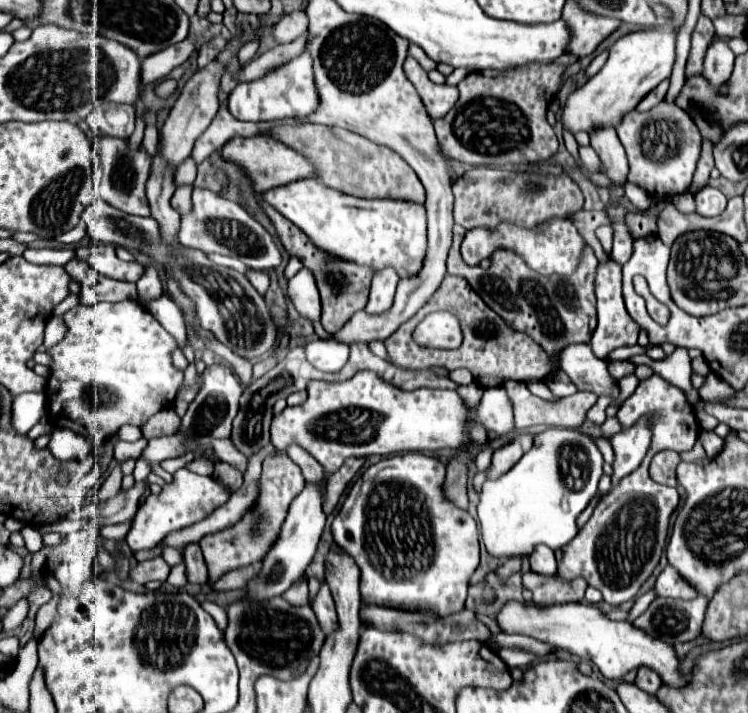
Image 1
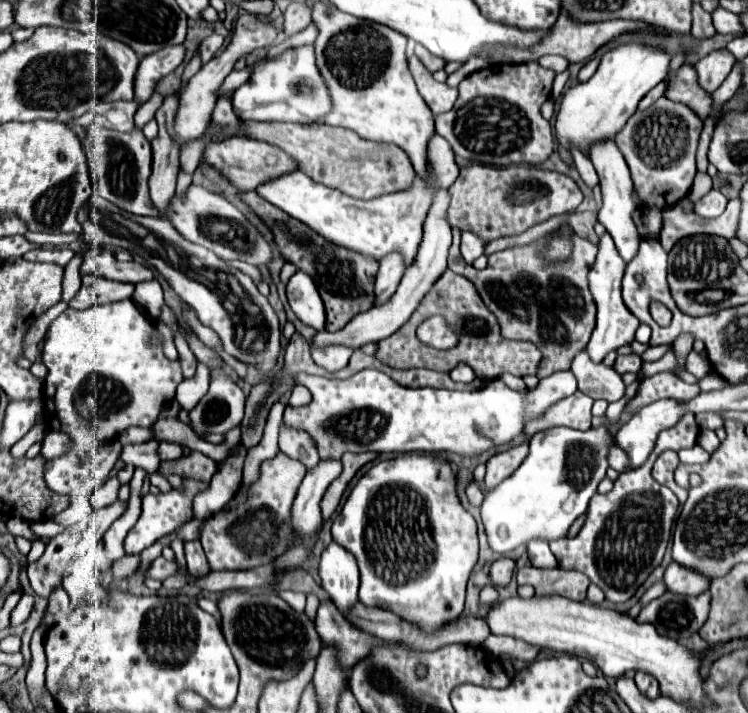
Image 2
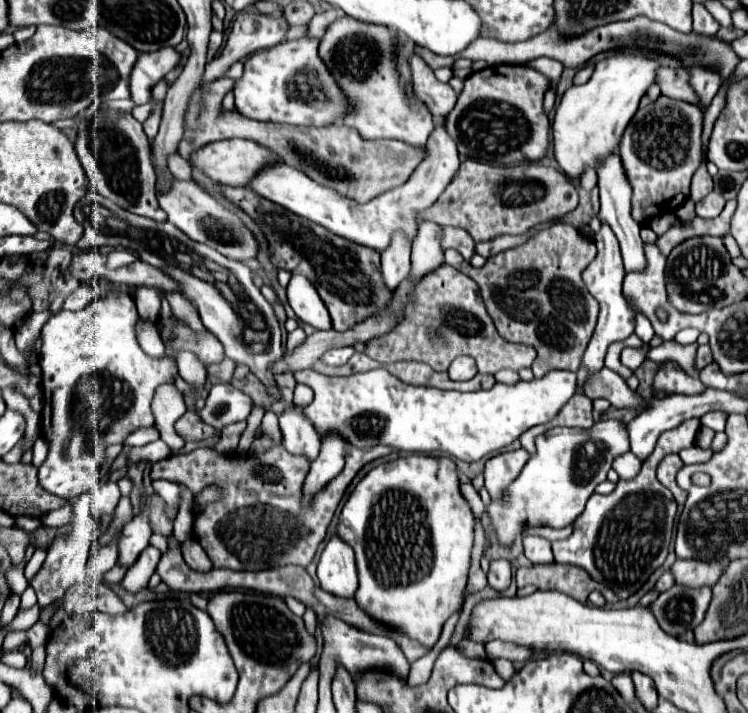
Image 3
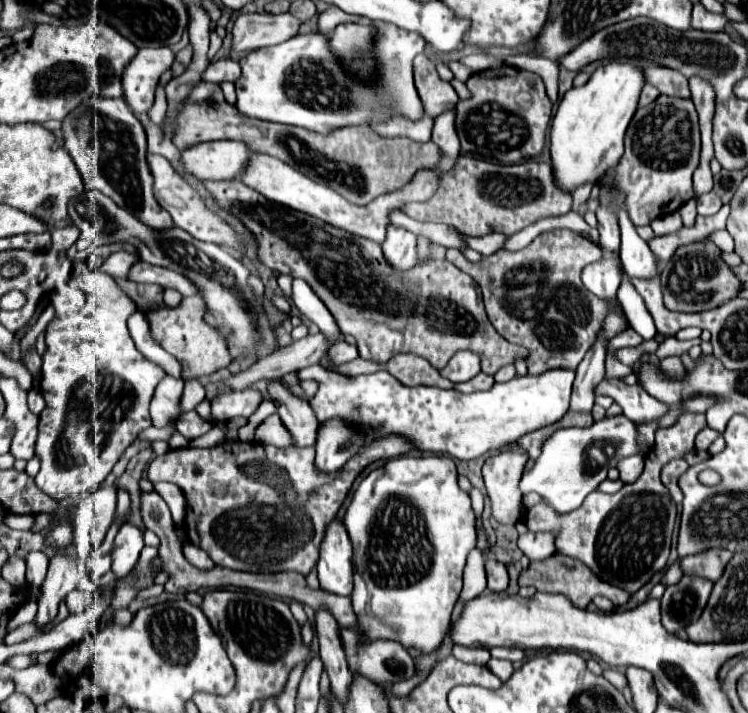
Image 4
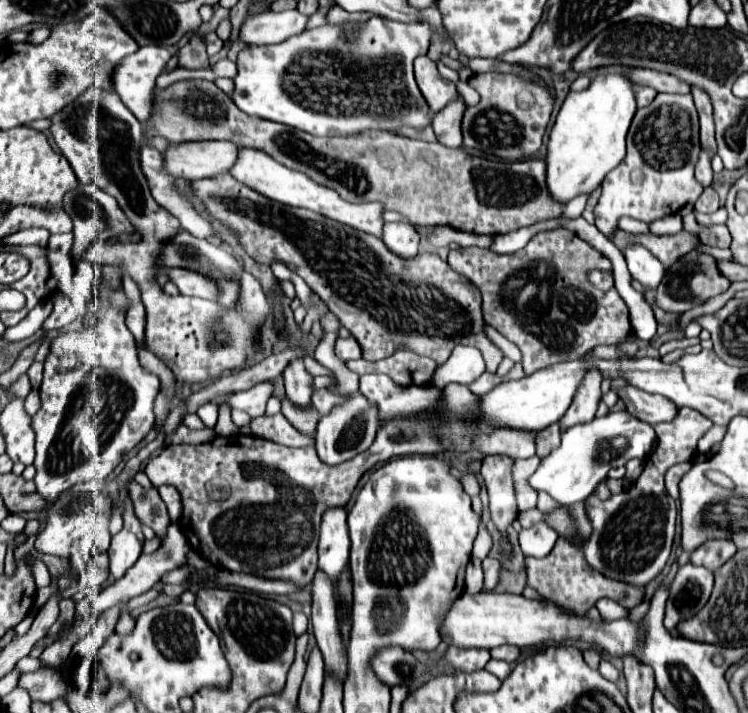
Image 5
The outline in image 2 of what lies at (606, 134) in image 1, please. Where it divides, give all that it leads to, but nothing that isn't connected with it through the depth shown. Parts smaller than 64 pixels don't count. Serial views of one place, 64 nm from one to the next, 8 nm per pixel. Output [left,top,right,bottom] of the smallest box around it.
[590,138,640,262]

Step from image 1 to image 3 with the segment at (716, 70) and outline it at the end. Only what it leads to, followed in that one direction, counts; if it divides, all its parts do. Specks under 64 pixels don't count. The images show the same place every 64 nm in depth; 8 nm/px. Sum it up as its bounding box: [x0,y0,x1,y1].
[690,66,722,106]

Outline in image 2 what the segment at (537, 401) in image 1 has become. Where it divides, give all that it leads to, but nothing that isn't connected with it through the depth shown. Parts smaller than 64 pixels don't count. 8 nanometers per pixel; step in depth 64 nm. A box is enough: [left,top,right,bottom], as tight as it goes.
[500,374,594,434]

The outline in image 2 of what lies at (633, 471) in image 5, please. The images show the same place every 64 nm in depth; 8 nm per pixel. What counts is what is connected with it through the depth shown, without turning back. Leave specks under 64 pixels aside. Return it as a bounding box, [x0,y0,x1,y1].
[608,446,628,474]

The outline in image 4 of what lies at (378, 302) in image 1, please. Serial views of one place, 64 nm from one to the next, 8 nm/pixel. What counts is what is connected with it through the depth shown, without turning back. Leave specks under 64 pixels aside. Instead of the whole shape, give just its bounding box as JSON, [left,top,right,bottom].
[382,226,416,274]

